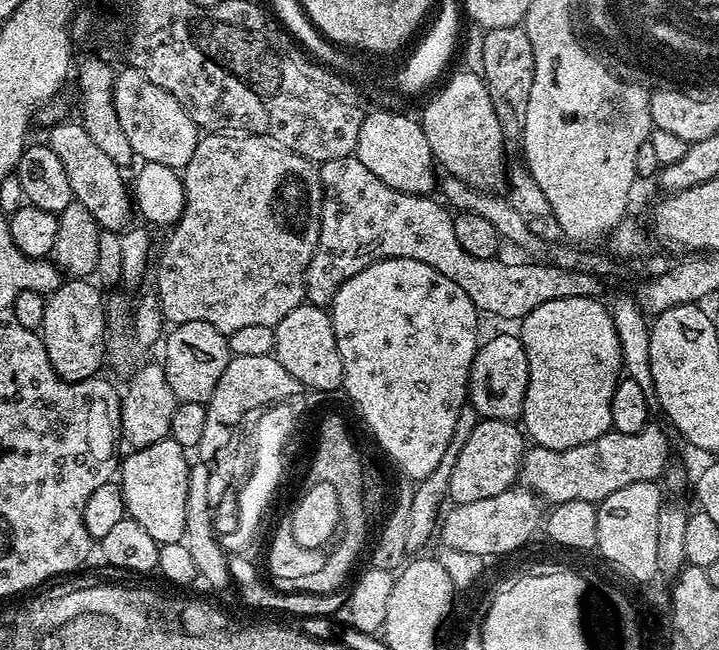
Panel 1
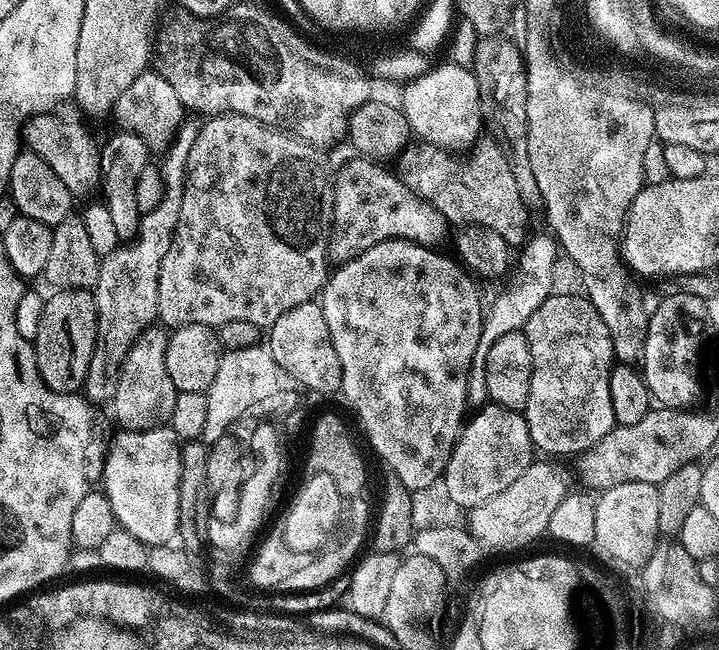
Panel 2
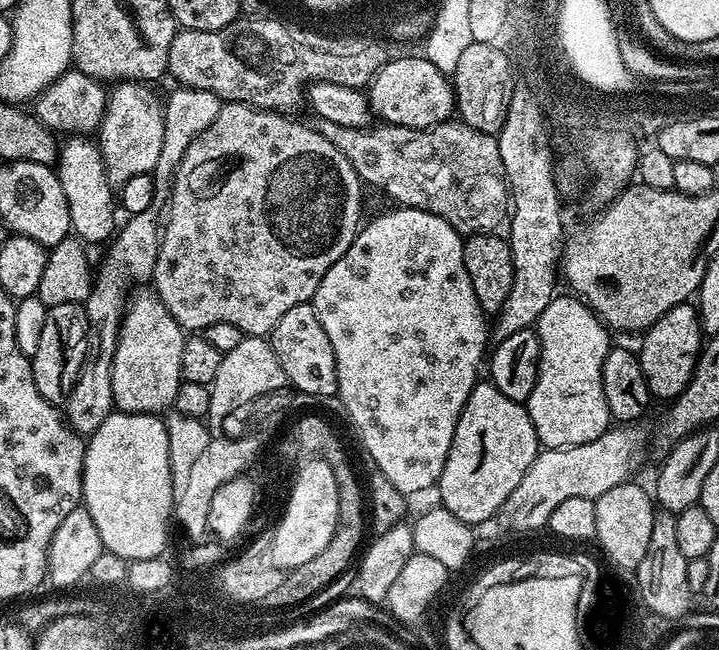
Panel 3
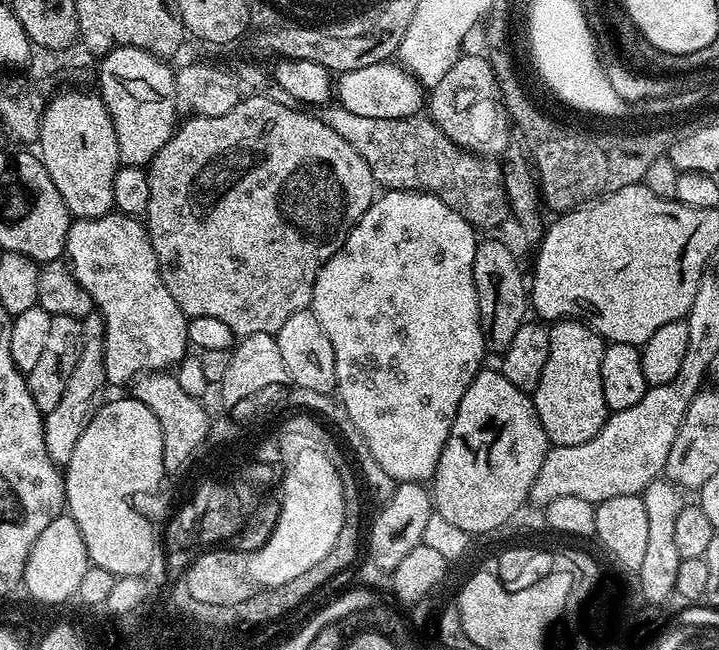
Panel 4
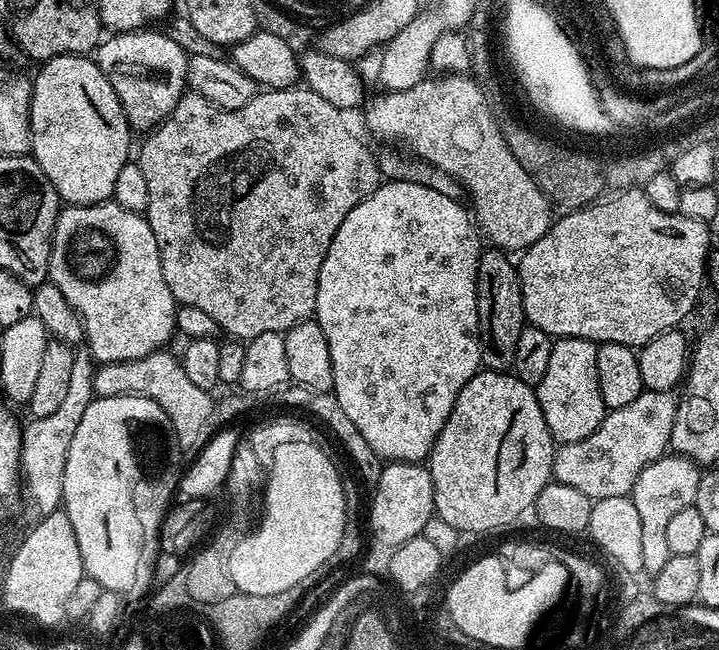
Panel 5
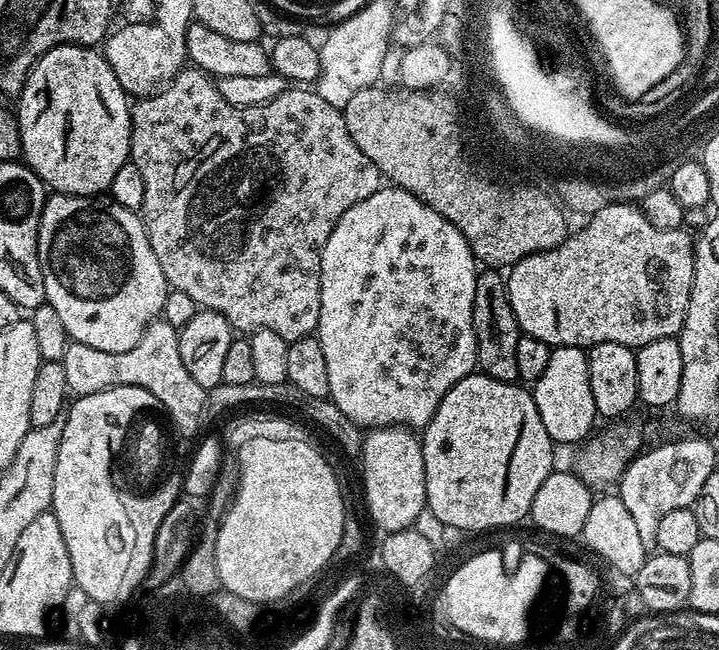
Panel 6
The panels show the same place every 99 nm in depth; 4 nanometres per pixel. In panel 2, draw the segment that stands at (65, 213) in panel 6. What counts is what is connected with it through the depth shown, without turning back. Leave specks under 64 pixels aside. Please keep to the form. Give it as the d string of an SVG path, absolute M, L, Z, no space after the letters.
M151 326L141 334L128 356L123 357L124 365L120 368L120 377L115 377L110 405L112 404L112 412L120 423L119 427L125 432L163 428L174 410L177 391L174 382L170 382L169 371L166 370L168 338L169 333L163 327Z

